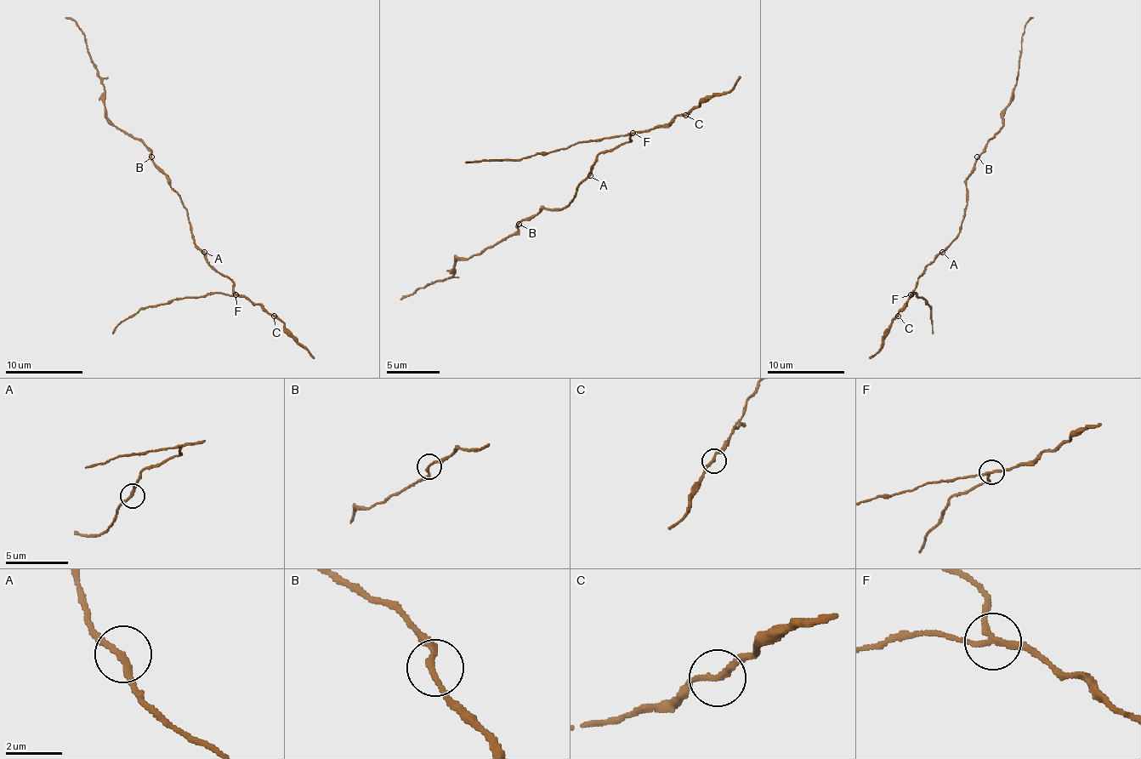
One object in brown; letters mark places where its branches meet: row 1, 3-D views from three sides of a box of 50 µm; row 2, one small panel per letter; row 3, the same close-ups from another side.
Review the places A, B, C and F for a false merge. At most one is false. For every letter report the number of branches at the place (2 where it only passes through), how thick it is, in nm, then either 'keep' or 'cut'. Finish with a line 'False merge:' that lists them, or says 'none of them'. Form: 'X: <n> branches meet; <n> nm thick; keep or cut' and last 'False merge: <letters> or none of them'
A: 2 branches meet; 190 nm thick; keep
B: 2 branches meet; 180 nm thick; keep
C: 2 branches meet; 190 nm thick; keep
F: 3 branches meet; 170 nm thick; cut
False merge: F

